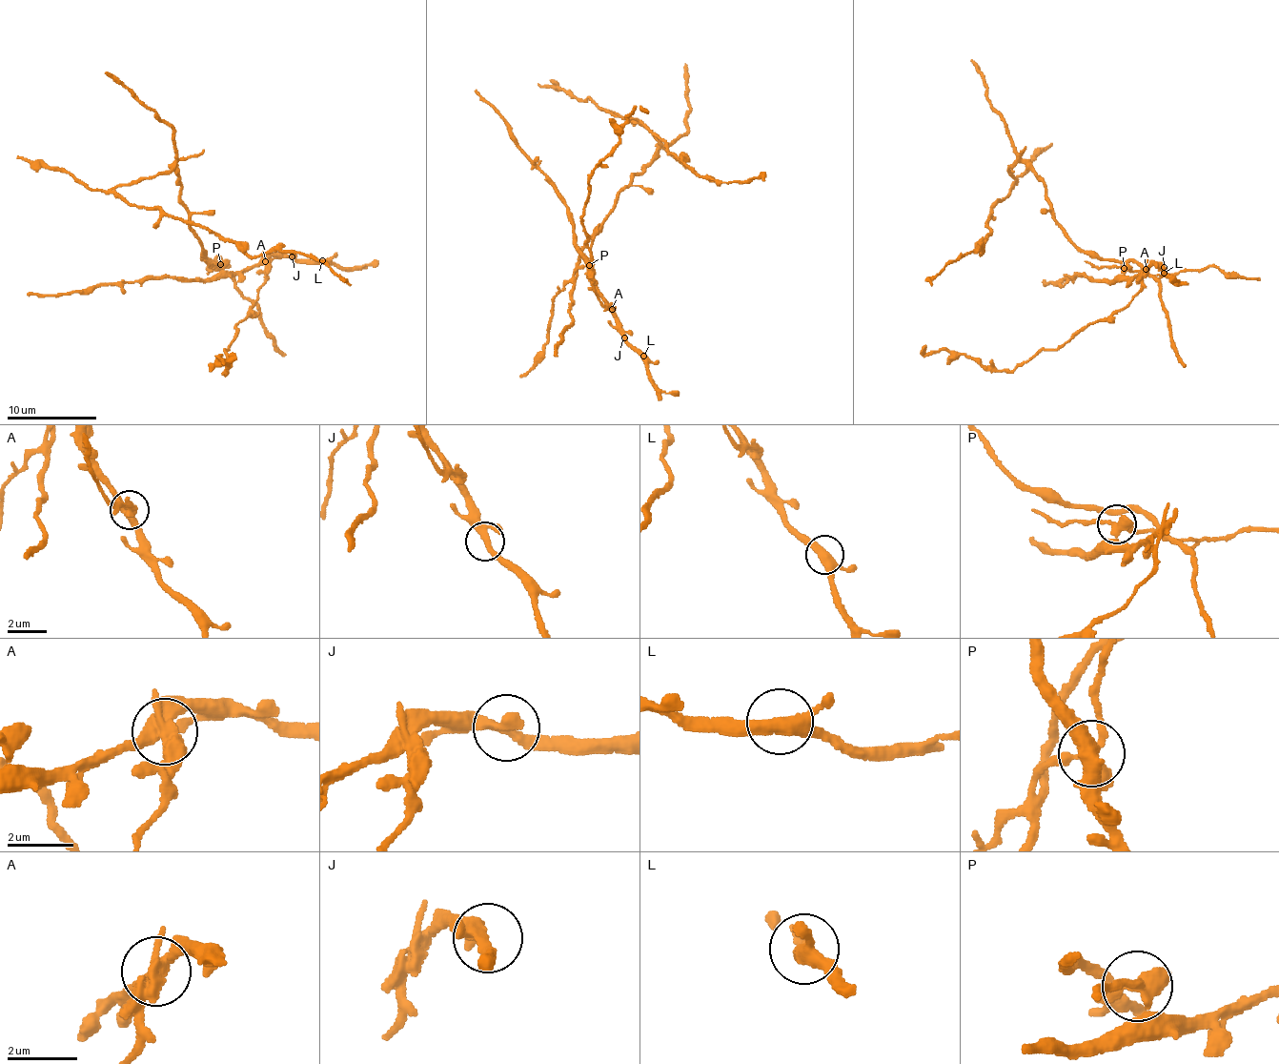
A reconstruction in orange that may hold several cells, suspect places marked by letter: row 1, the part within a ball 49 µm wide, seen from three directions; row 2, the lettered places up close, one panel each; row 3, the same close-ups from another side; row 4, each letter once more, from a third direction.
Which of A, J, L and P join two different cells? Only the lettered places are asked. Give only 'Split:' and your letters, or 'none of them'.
Split: A, P

